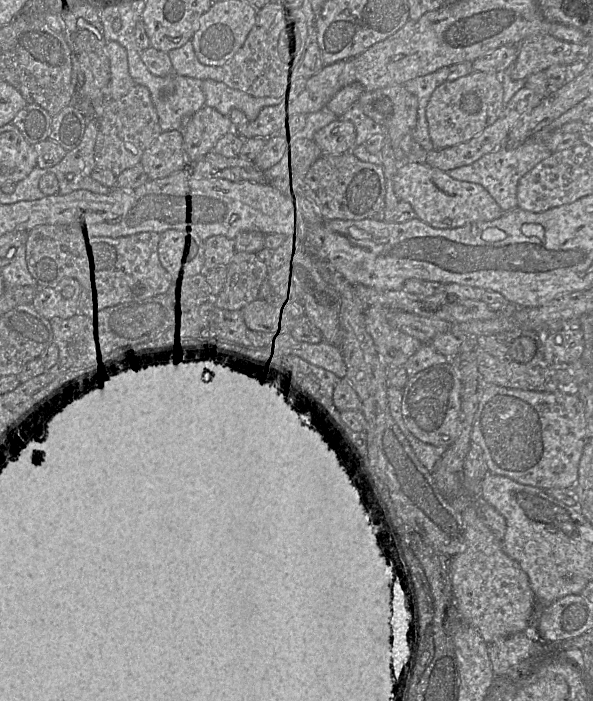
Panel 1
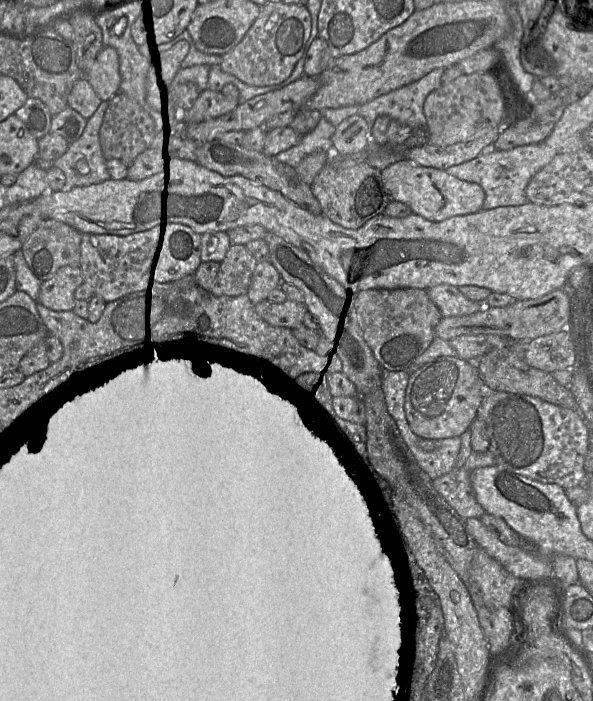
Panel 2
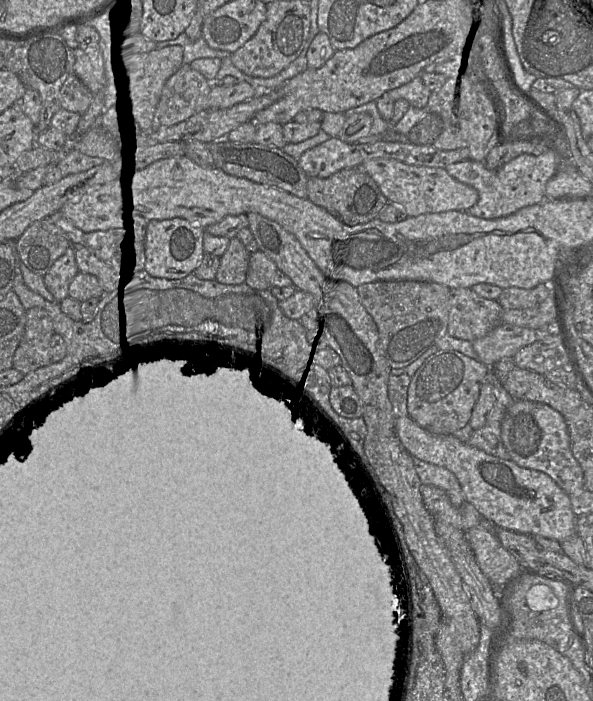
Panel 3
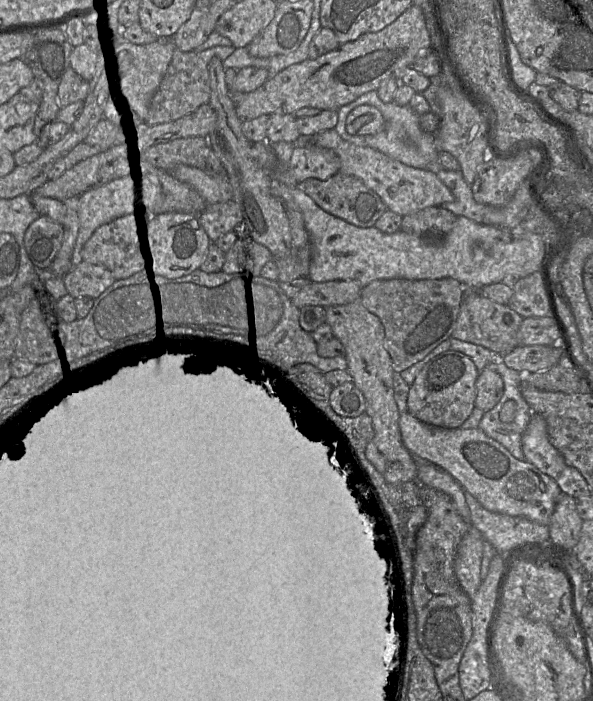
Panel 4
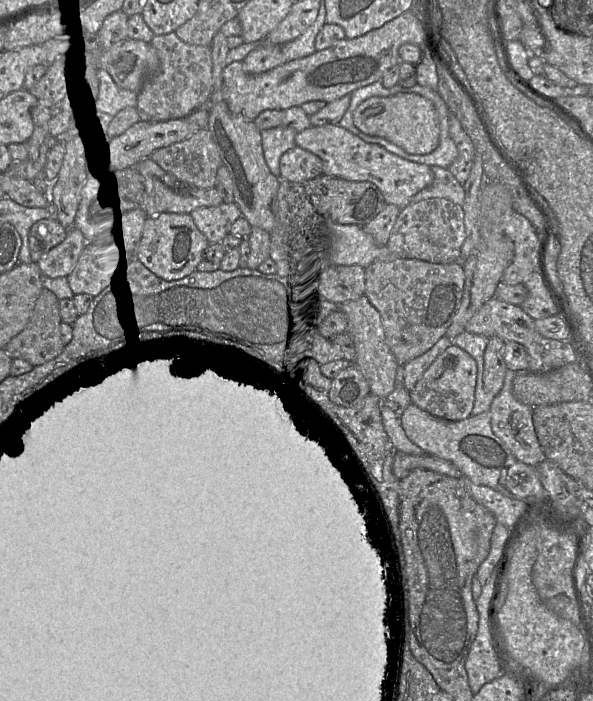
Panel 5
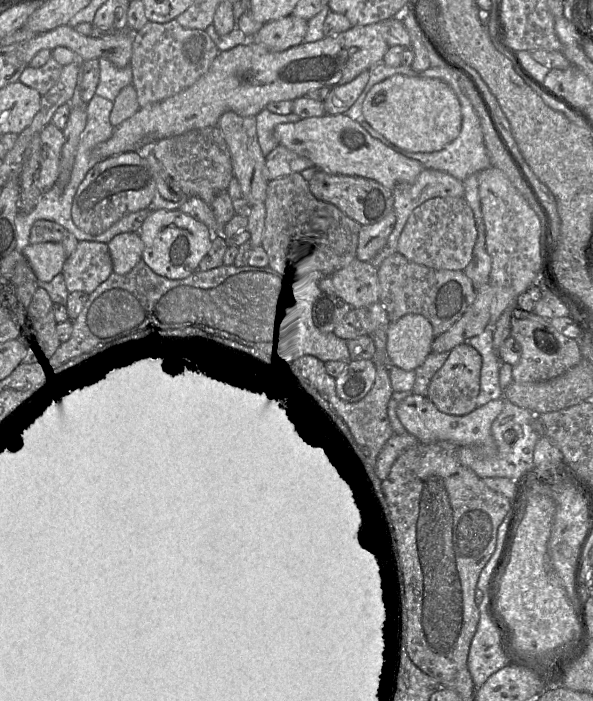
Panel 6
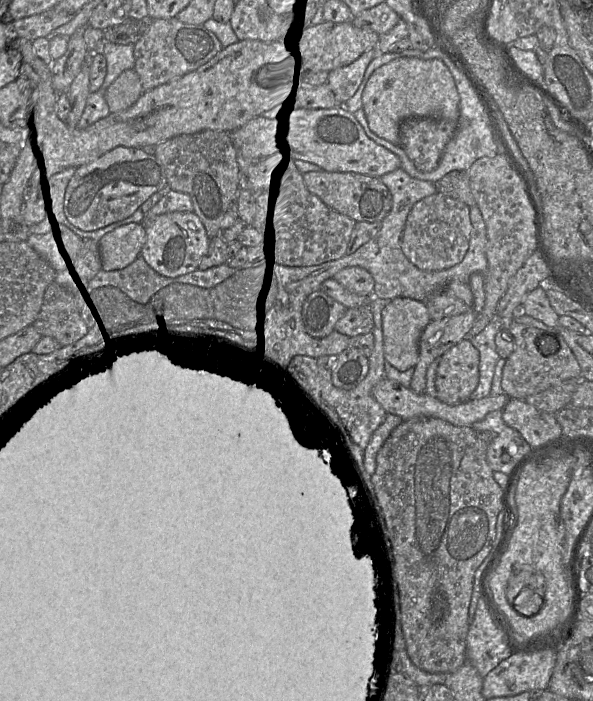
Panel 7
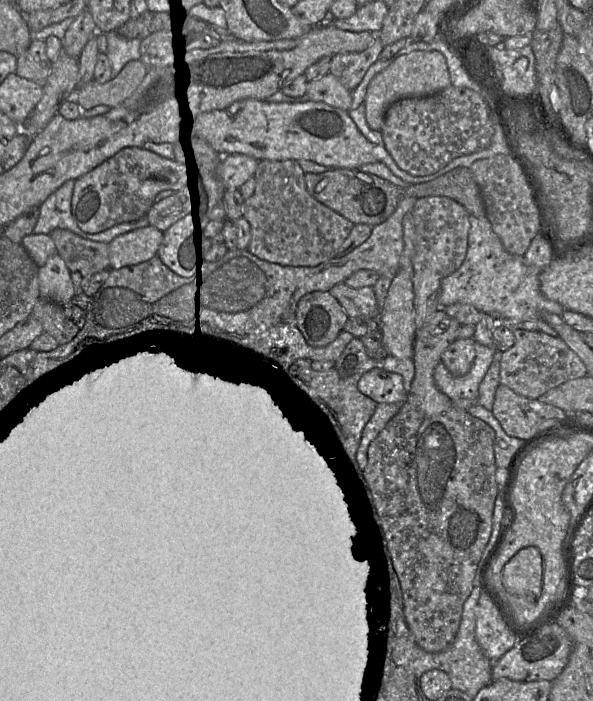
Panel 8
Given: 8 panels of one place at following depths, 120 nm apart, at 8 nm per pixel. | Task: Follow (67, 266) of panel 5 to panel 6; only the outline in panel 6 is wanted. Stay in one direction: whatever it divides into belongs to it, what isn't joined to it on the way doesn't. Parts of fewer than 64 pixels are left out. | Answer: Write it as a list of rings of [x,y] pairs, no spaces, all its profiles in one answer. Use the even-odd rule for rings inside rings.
[[[56,242],[30,243],[22,253],[39,282],[49,282],[61,273],[67,259],[64,247]]]

